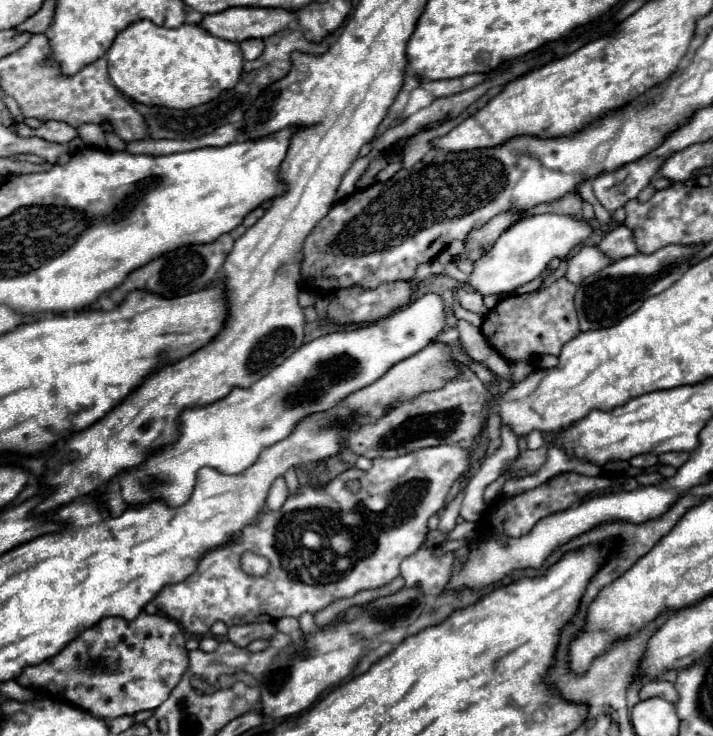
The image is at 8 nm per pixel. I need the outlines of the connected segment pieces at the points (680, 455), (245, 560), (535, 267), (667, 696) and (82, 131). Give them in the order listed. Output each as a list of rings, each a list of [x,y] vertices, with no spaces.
[[[668,452],[668,454],[660,454],[658,460],[662,464],[668,464],[668,466],[678,468],[678,466],[682,466],[688,460],[688,456],[690,456],[690,452]]]
[[[244,552],[244,556],[240,558],[240,566],[248,576],[266,576],[270,570],[270,560],[252,552]]]
[[[536,214],[522,218],[500,234],[490,252],[474,262],[474,270],[470,272],[466,284],[480,296],[510,294],[518,286],[532,282],[552,258],[564,258],[574,248],[582,246],[584,240],[590,238],[590,234],[592,228],[586,220],[574,220],[570,216]]]
[[[652,680],[652,682],[644,682],[644,686],[640,688],[640,700],[646,700],[646,698],[654,698],[654,696],[660,696],[668,702],[676,702],[678,700],[678,692],[674,688],[672,682],[666,682],[666,680]]]
[[[82,124],[78,128],[80,138],[84,140],[86,146],[94,146],[94,148],[106,148],[106,140],[104,140],[104,130],[98,124]]]

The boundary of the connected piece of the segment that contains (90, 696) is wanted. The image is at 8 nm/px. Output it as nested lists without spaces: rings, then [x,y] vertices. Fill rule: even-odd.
[[[140,612],[134,620],[124,620],[118,616],[104,618],[90,630],[82,632],[78,640],[68,644],[62,652],[56,656],[24,668],[24,672],[16,678],[16,682],[24,688],[30,688],[34,692],[46,692],[48,696],[70,702],[72,706],[80,706],[94,716],[100,718],[118,718],[124,714],[136,714],[140,710],[154,710],[158,708],[172,688],[180,682],[182,674],[188,668],[188,650],[186,646],[186,636],[178,622],[164,614],[146,614]]]

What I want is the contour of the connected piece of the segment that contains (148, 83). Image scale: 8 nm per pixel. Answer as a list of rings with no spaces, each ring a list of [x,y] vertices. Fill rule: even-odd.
[[[138,20],[122,30],[106,52],[112,84],[136,102],[188,110],[206,104],[220,92],[234,88],[242,72],[242,50],[238,42],[216,38],[198,24],[164,28],[150,20]]]

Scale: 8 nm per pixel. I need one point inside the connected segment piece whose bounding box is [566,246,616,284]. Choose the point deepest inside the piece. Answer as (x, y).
(588, 260)

